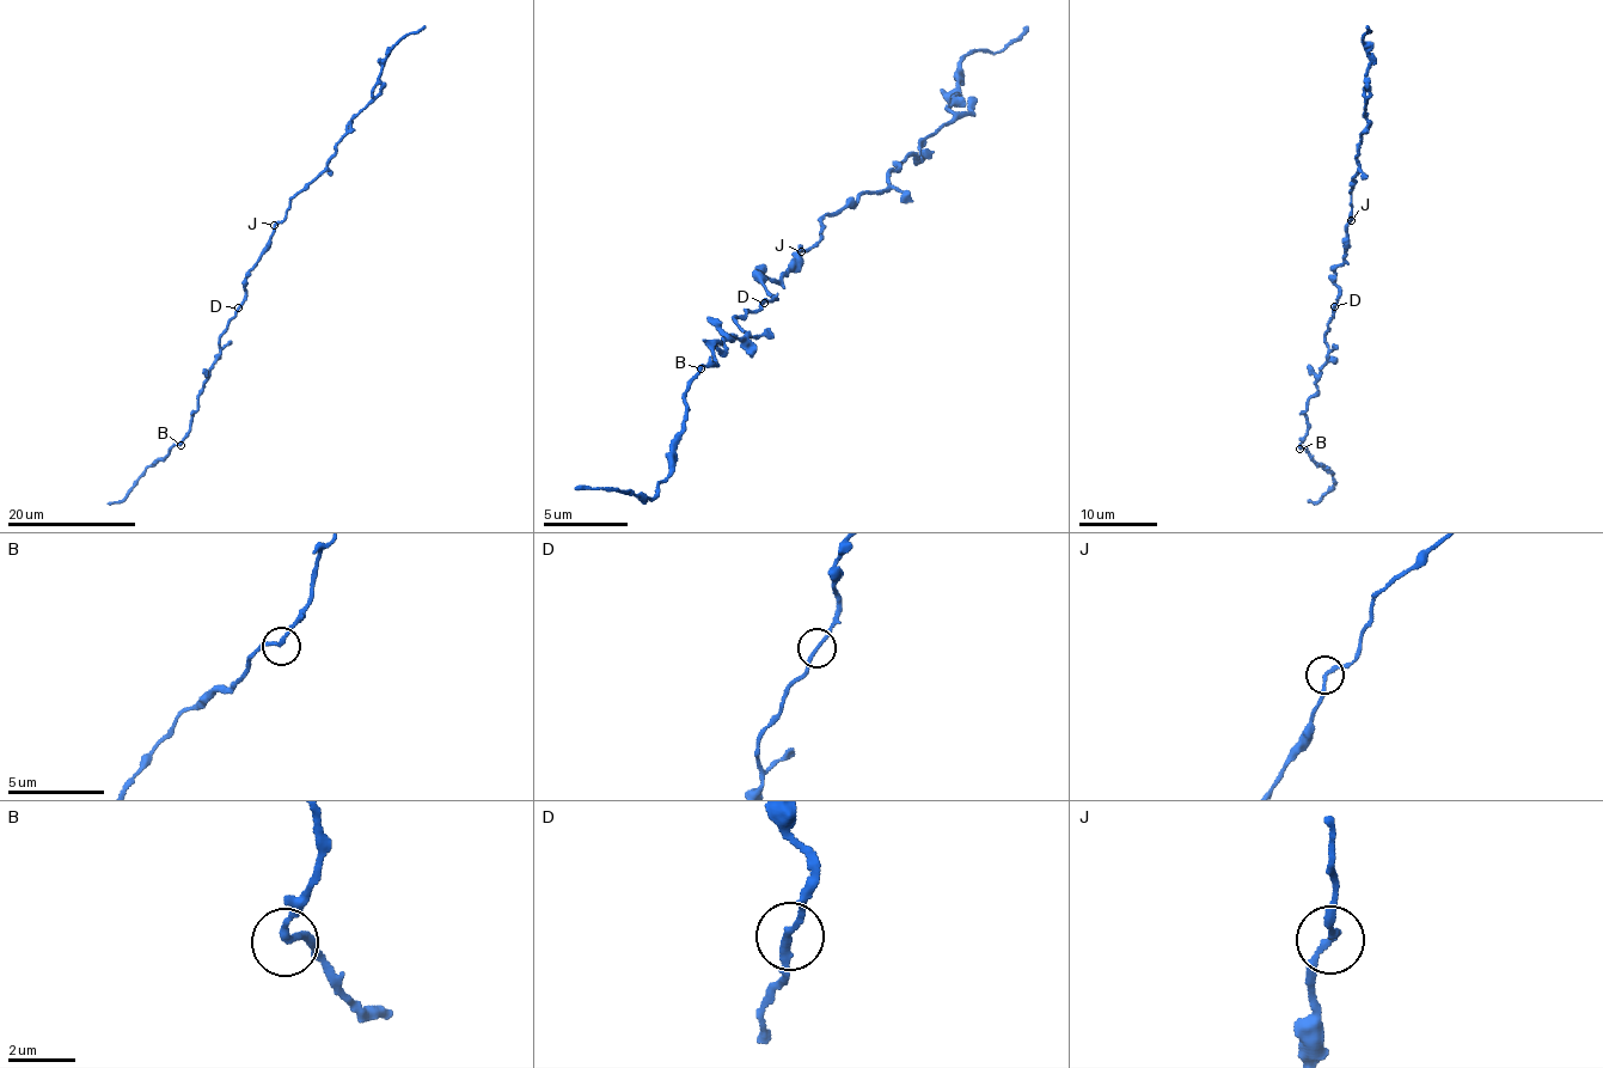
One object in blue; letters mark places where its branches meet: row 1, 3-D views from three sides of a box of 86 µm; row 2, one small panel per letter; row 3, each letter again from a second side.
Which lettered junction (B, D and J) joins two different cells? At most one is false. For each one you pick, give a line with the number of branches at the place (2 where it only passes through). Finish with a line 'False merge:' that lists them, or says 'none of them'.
False merge: none of them

